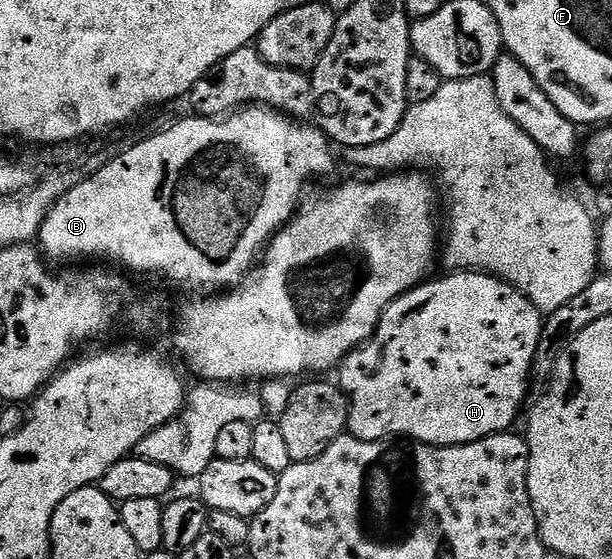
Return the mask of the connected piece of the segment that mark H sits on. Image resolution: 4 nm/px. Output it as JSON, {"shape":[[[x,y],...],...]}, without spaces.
{"shape":[[[451,272],[448,278],[439,278],[436,282],[424,281],[408,294],[402,294],[387,305],[374,334],[363,345],[352,350],[338,367],[337,385],[347,397],[347,430],[350,437],[377,442],[402,436],[407,440],[424,442],[426,446],[464,446],[494,434],[510,431],[527,398],[527,386],[531,382],[531,365],[537,352],[537,344],[543,335],[544,315],[519,290],[513,289],[508,282],[502,282],[492,274],[478,272]]]}

